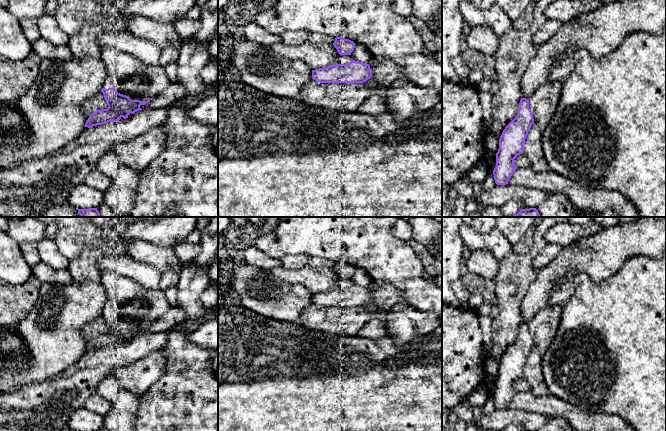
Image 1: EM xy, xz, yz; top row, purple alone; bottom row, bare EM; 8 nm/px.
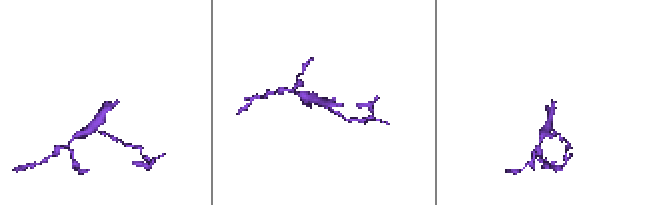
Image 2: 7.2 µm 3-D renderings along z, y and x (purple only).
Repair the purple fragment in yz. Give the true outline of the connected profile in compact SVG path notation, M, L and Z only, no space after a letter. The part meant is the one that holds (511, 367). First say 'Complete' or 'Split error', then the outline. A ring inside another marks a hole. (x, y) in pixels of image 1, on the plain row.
Complete. M521 322L516 341L505 351L499 363L496 390L493 394L497 409L508 408L517 393L514 383L524 376L525 363L533 347L529 324Z

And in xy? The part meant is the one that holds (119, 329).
Split error. M103 271L101 283L107 294L101 316L108 332L92 337L85 351L128 342L130 337L142 334L141 329L163 316L171 307L164 291L144 288L118 272Z

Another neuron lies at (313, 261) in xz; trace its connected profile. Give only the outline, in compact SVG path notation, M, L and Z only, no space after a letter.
M310 257L308 262L308 266L311 267L328 267L328 268L333 268L335 265L335 261L328 260L325 258L319 258L319 257Z

